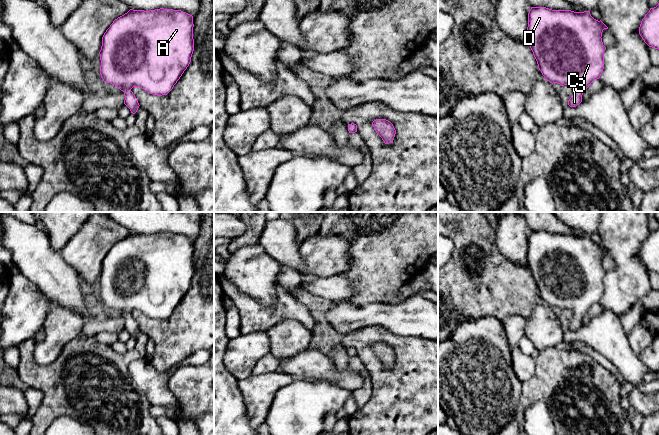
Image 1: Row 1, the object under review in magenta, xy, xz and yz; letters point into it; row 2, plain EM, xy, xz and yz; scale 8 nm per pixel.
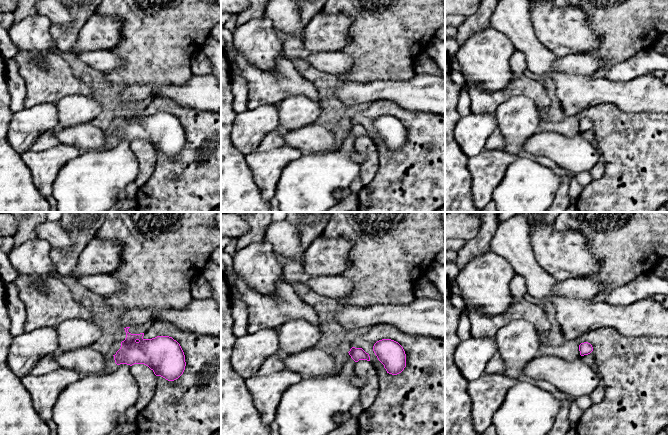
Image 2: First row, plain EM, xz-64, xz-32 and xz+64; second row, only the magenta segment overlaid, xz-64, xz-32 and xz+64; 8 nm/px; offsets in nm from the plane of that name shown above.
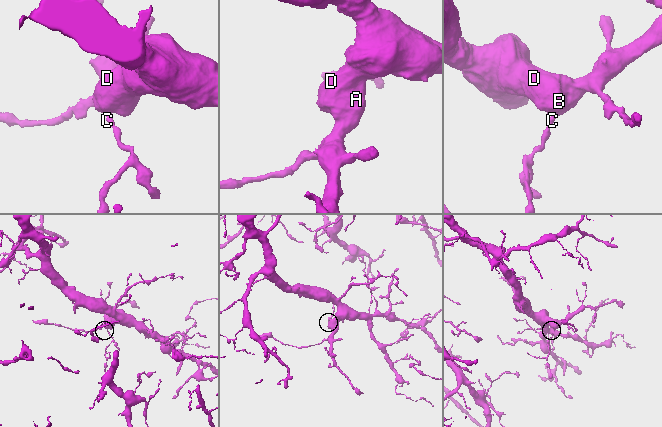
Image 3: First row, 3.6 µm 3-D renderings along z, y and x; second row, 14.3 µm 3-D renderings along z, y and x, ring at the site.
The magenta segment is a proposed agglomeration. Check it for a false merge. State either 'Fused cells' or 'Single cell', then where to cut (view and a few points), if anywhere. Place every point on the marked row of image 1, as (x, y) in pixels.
Single cell. No split

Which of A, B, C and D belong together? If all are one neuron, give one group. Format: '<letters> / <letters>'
A B C D

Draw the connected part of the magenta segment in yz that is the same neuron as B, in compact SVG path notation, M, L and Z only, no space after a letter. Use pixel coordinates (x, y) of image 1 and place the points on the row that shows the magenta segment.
M531 7L528 13L528 45L537 61L538 68L544 78L550 83L561 86L570 85L574 88L568 101L570 107L576 107L582 102L583 92L589 85L600 78L604 69L604 51L602 32L608 27L600 20L594 19L590 11L574 12L571 10L552 10L546 7Z

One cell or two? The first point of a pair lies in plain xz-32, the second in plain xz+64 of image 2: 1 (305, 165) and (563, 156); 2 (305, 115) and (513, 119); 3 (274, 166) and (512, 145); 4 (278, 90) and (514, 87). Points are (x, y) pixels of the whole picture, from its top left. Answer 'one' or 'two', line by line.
1: two
2: one
3: two
4: one

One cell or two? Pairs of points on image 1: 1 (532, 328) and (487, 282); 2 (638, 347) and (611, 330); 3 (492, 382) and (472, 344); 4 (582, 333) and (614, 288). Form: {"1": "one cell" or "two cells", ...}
{"1": "two cells", "2": "two cells", "3": "one cell", "4": "two cells"}

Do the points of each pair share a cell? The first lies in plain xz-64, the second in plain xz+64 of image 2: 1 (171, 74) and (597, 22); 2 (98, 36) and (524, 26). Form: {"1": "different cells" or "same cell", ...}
{"1": "same cell", "2": "different cells"}

